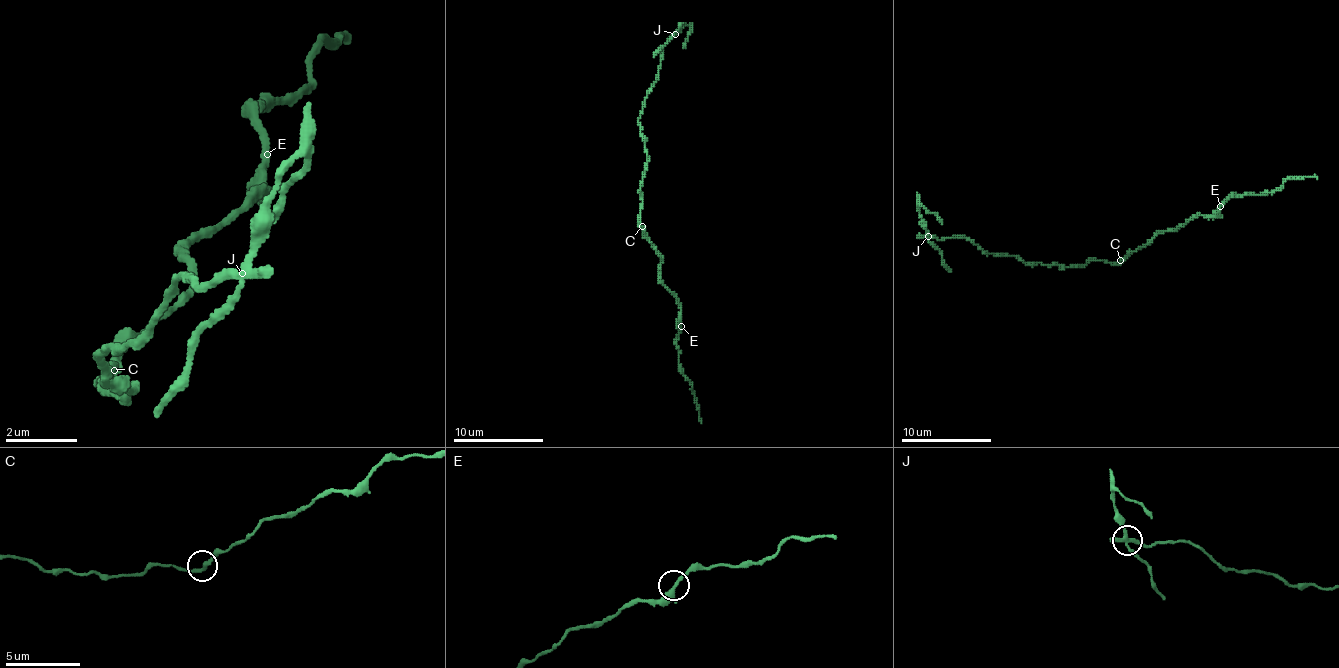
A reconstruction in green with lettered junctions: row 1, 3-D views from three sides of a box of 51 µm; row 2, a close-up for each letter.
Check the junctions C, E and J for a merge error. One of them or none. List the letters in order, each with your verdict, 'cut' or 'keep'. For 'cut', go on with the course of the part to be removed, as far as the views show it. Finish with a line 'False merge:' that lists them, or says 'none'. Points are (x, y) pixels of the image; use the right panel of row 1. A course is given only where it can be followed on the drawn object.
C: keep
E: keep
J: cut; foreign part runs (928, 235), (926, 222), (919, 213), (921, 206), (942, 224)
False merge: J

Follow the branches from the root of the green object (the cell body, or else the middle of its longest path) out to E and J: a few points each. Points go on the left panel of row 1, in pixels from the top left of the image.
E: (114, 370), (195, 280), (186, 253), (258, 190), (267, 190), (267, 154)
J: (114, 370), (114, 397), (132, 388), (105, 379), (96, 352), (132, 343), (177, 280), (204, 289), (240, 271)

